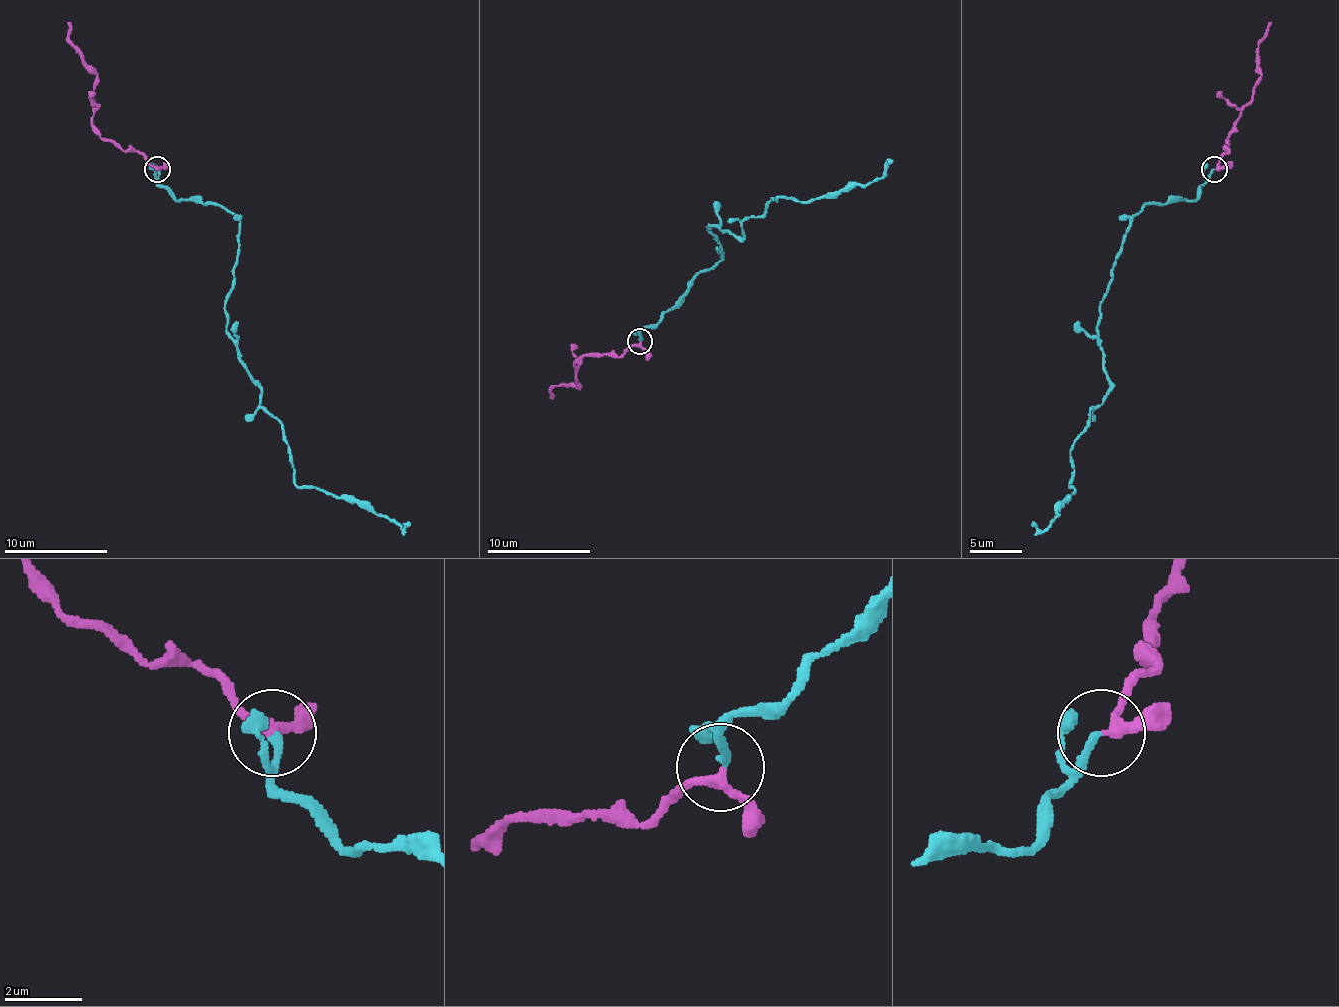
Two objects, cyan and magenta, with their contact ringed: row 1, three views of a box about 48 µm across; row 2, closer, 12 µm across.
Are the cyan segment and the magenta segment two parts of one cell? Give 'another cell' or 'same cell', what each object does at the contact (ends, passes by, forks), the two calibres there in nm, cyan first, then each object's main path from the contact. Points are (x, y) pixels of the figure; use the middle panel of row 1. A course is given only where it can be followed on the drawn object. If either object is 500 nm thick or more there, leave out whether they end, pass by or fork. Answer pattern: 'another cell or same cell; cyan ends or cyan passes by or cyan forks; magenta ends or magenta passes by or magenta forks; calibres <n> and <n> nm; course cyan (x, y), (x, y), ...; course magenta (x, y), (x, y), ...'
same cell; cyan ends; magenta passes by; calibres 190 and 200 nm; course cyan (640, 342), (721, 259), (710, 225), (741, 238), (741, 223), (772, 197), (837, 197), (884, 174), (889, 158); course magenta (640, 342), (619, 355), (588, 355), (575, 363), (578, 386), (555, 386), (552, 399)

